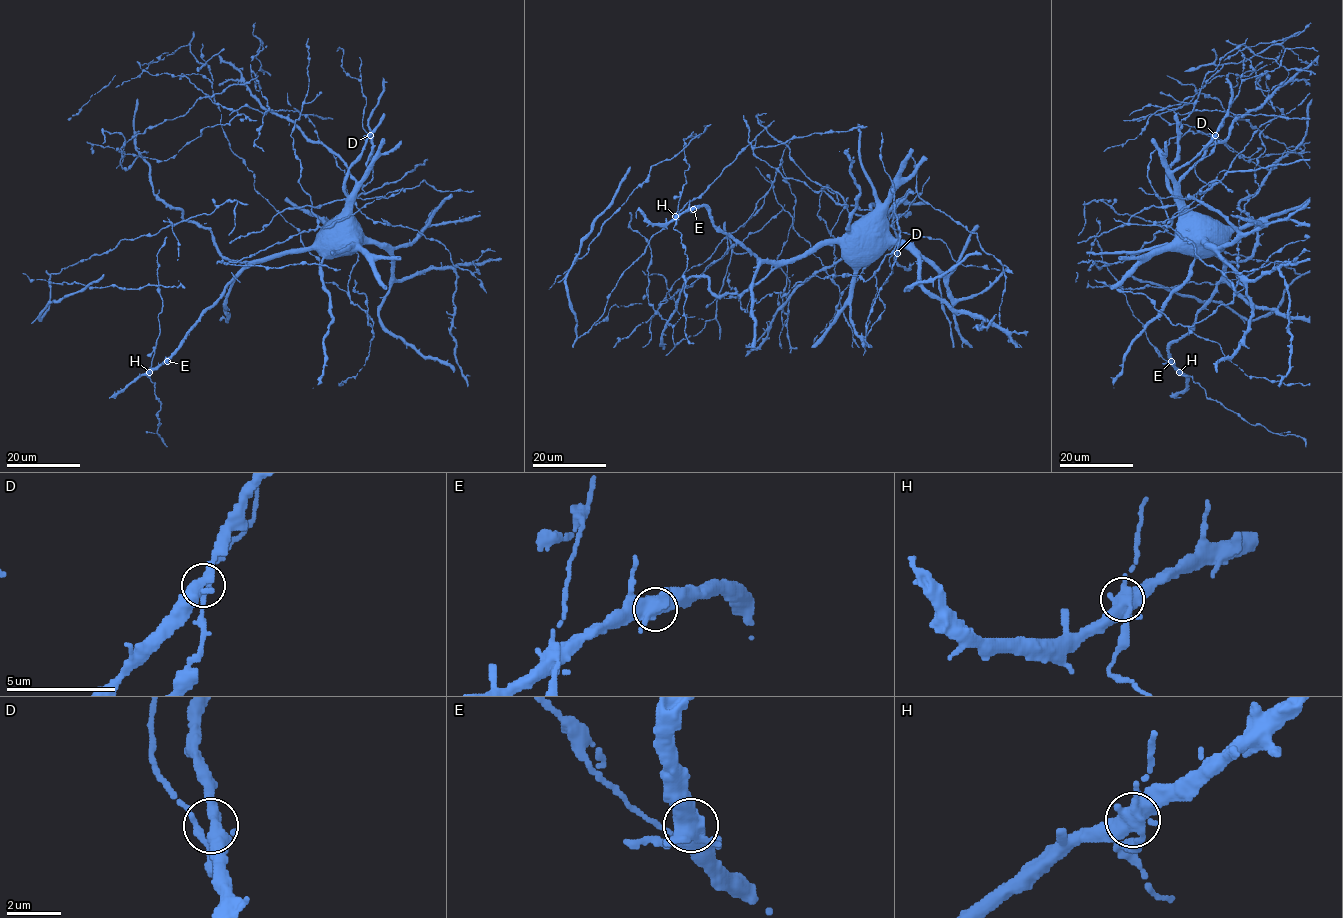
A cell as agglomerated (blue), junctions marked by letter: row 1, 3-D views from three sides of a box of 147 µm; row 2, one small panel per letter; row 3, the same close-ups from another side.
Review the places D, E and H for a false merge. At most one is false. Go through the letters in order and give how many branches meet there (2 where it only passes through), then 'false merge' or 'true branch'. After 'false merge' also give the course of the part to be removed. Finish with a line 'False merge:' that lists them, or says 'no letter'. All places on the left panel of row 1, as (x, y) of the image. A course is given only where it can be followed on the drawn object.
D: 5 | true branch
E: 5 | true branch
H: 5 | true branch
False merge: no letter

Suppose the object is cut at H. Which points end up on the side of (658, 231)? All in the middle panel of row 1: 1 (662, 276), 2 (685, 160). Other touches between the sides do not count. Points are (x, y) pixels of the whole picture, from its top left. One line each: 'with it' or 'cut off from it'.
1: with it
2: cut off from it

